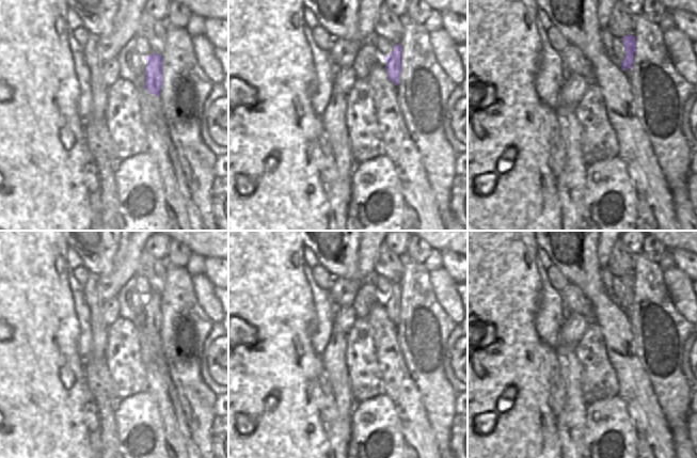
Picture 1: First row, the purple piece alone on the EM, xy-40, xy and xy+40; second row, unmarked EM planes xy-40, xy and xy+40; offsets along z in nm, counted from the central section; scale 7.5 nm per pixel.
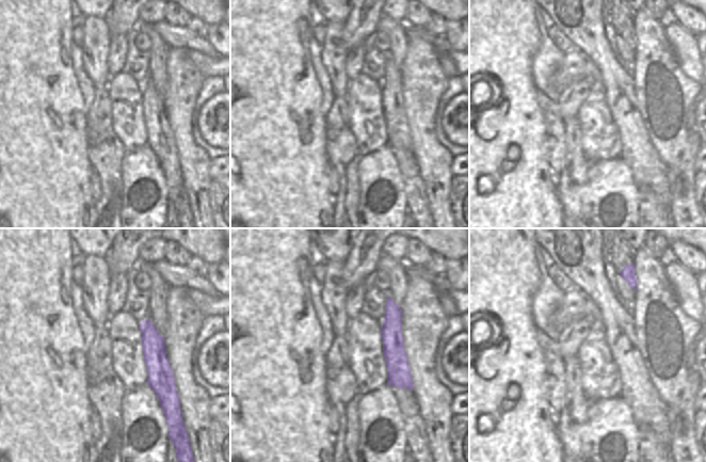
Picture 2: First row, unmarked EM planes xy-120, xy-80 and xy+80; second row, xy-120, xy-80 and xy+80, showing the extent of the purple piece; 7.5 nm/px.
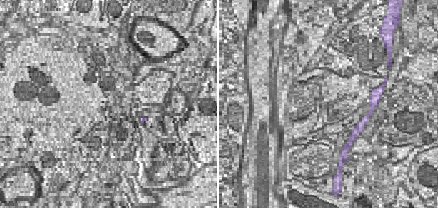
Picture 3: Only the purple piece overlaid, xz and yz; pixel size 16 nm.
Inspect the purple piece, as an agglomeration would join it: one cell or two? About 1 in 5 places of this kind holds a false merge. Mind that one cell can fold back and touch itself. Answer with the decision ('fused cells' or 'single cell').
single cell

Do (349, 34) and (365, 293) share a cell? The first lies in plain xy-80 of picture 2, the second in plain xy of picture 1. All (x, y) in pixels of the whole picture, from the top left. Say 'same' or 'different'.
different

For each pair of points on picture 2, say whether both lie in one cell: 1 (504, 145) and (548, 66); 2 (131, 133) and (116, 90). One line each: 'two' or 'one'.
1: two
2: one

